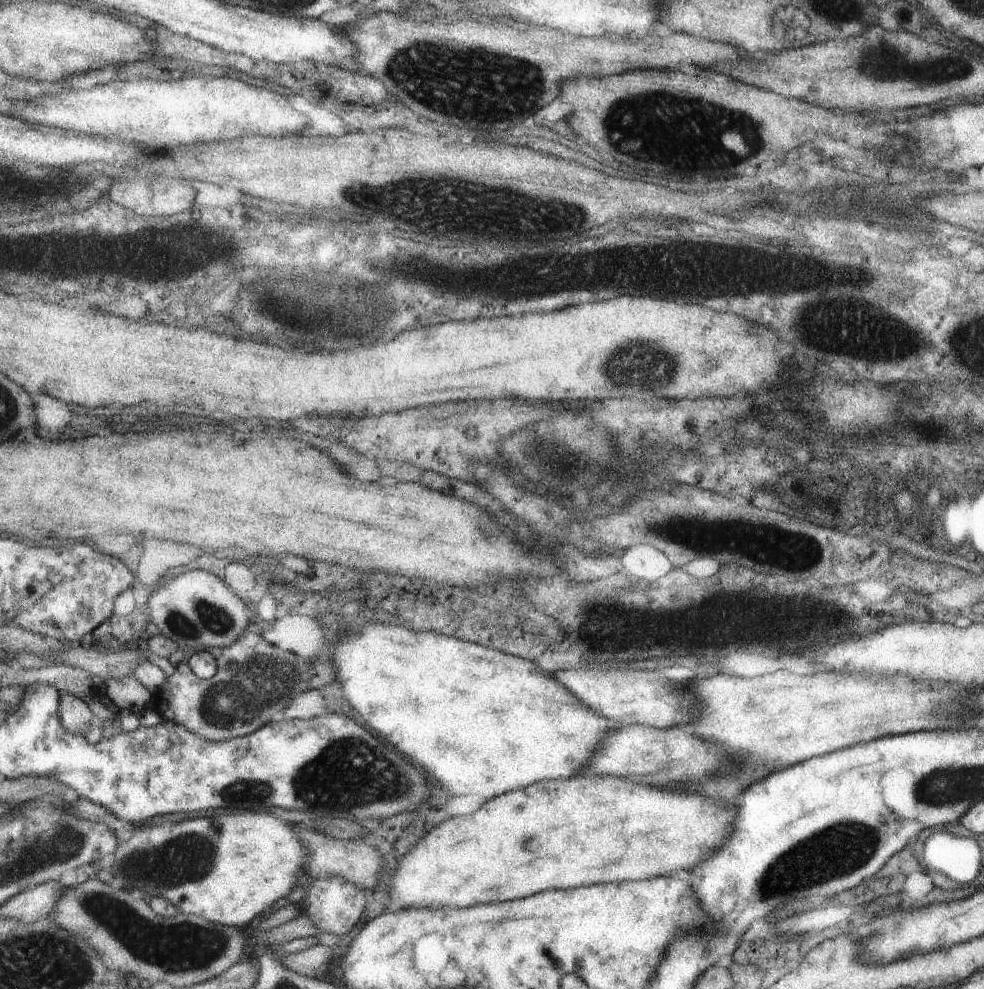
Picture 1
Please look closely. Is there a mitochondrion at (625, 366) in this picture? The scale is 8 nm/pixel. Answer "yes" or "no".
yes

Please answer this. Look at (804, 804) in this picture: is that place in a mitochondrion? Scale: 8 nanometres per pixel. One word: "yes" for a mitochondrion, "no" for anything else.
no

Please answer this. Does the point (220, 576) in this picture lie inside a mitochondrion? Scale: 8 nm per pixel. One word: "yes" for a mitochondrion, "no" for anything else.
no

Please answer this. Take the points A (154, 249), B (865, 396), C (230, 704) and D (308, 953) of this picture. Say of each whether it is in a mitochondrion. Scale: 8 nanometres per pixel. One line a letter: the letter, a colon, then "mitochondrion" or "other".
A: mitochondrion
B: other
C: mitochondrion
D: other

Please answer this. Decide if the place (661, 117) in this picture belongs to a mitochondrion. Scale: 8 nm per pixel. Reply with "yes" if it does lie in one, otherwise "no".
yes

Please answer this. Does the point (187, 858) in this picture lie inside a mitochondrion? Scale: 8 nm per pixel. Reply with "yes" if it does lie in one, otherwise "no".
yes

